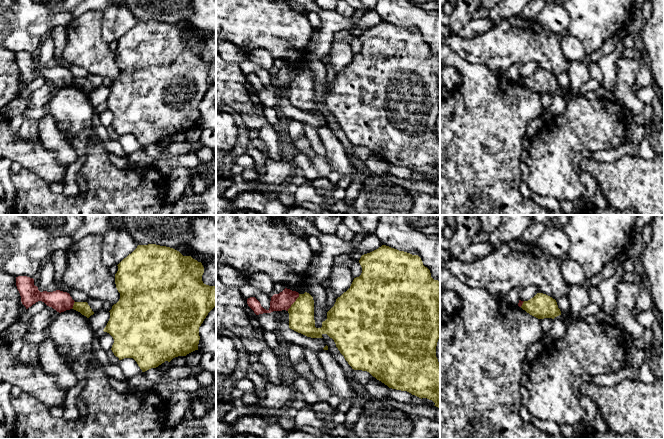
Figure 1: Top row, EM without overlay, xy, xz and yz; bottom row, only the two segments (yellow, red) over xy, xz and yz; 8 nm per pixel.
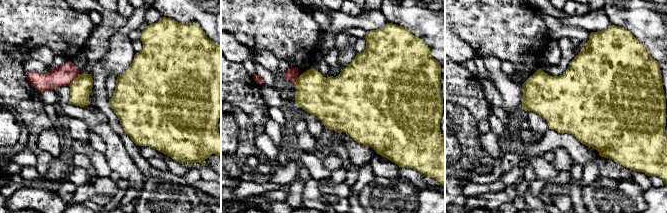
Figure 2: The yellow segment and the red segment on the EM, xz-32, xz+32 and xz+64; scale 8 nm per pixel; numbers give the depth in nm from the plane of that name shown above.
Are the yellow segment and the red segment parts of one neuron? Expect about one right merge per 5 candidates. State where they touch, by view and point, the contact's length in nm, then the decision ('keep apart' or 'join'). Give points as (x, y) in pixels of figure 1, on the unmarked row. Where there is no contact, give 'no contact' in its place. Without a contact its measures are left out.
xz (294, 78) | 170 nm | keep apart

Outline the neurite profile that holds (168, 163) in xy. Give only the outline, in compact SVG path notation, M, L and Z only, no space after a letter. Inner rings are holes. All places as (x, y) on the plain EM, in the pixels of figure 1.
M195 152L185 153L179 156L164 155L161 160L154 163L154 166L165 176L168 177L176 167L186 167L194 169L202 161Z

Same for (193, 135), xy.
M195 126L187 130L185 133L187 136L186 142L190 144L195 144L196 142L200 140L201 128L199 126Z

